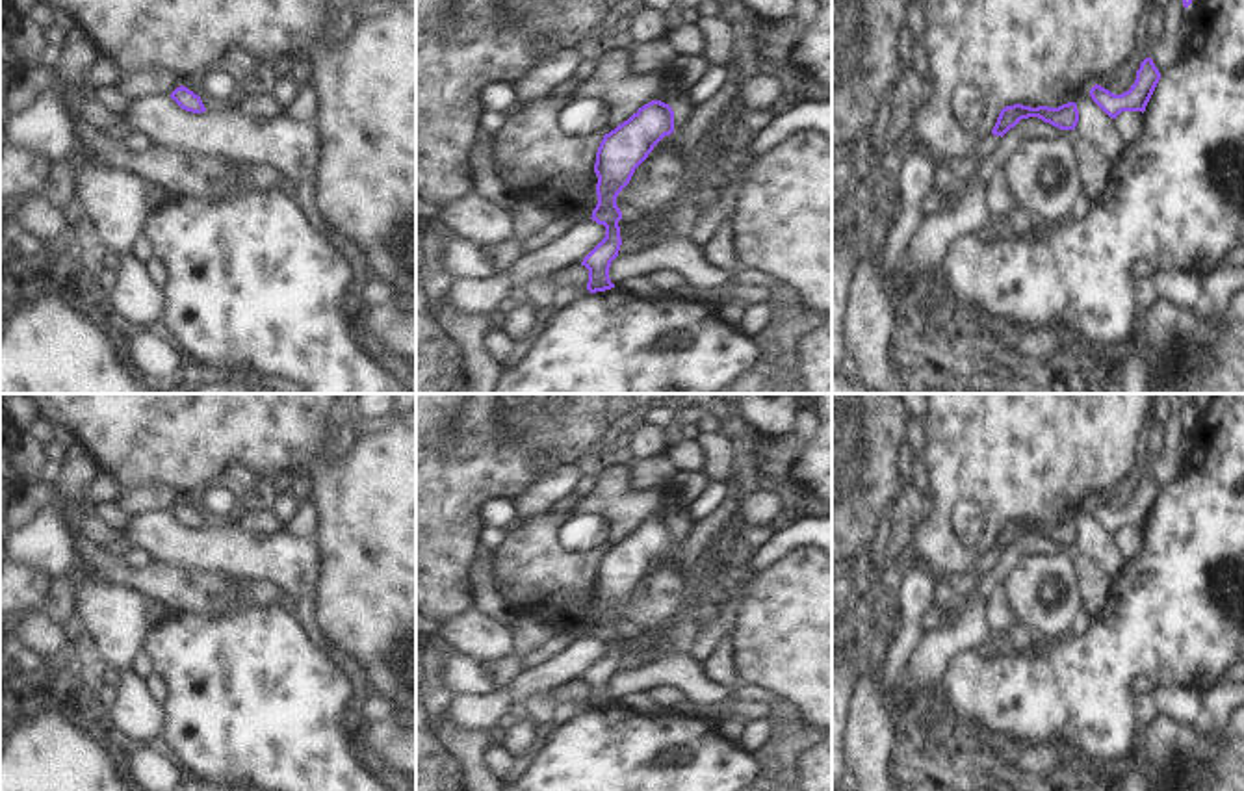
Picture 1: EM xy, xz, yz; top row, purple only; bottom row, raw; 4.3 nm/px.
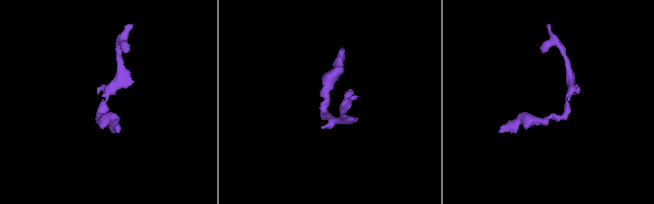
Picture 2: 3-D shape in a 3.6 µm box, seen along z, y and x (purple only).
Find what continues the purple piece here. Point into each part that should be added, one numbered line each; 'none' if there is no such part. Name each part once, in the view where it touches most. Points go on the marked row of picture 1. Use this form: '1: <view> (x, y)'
none

